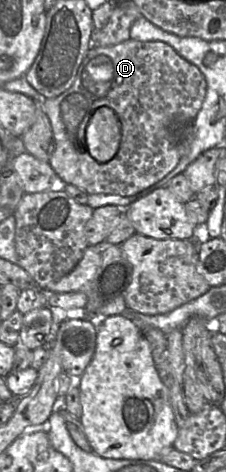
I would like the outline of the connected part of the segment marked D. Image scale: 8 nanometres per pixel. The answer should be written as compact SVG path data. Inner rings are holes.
M130 38L127 41L108 47L92 45L78 68L72 86L57 97L43 99L42 107L50 121L54 139L53 152L50 155L49 164L55 171L57 180L60 180L63 184L72 184L85 191L87 194L112 194L121 196L135 195L160 181L177 166L181 158L179 148L176 144L176 136L172 133L171 127L175 123L193 122L202 107L206 90L207 82L201 71L195 65L182 58L171 46L164 42L137 41ZM99 107L111 108L116 113L121 123L121 140L119 149L116 155L106 163L99 163L90 155L85 139L86 126L95 110Z

